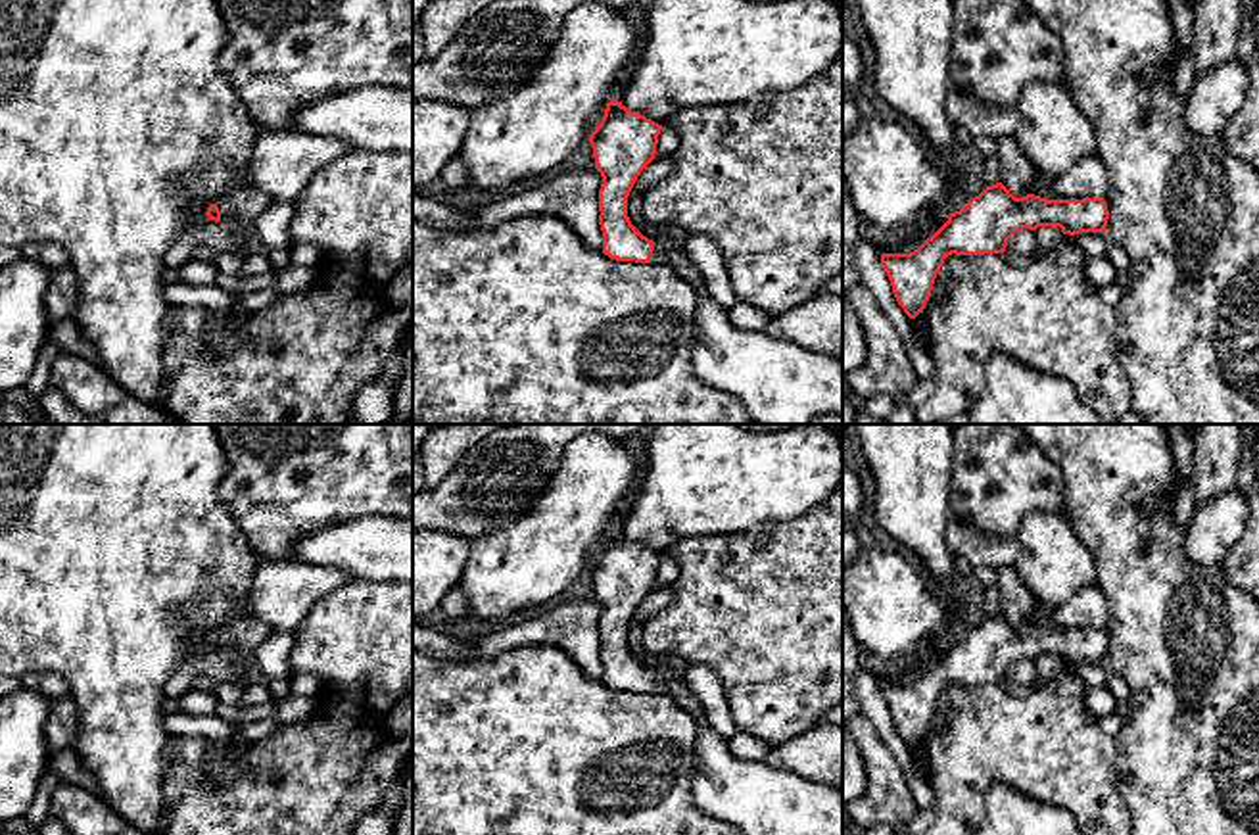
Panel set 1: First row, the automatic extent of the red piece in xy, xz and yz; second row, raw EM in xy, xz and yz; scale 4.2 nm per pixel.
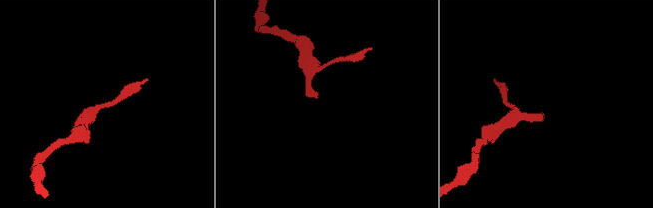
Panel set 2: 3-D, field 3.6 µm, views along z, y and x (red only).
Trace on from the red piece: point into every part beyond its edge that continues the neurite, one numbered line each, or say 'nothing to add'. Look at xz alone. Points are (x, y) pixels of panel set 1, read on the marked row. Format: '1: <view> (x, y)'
1: xz (778, 382)

